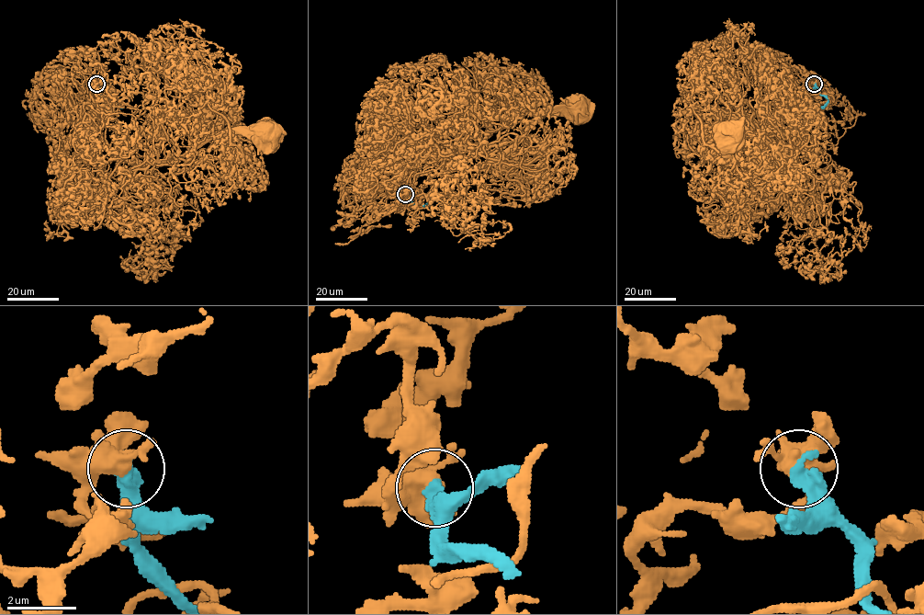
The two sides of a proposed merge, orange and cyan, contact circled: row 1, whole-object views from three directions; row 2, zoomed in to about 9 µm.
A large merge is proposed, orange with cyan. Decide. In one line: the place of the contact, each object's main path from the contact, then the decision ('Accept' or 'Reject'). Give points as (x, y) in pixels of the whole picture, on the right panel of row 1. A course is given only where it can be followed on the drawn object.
Place: (814, 84). Course of orange: (815, 84), (800, 98), (815, 115), (816, 136), (805, 139), (791, 165), (761, 139), (731, 130). Course of cyan: (814, 84), (818, 93), (828, 100), (821, 108). Reject

